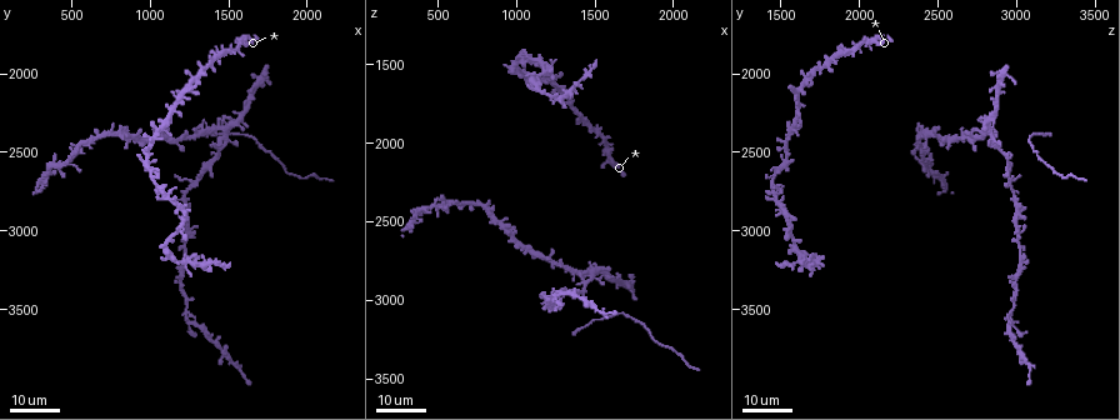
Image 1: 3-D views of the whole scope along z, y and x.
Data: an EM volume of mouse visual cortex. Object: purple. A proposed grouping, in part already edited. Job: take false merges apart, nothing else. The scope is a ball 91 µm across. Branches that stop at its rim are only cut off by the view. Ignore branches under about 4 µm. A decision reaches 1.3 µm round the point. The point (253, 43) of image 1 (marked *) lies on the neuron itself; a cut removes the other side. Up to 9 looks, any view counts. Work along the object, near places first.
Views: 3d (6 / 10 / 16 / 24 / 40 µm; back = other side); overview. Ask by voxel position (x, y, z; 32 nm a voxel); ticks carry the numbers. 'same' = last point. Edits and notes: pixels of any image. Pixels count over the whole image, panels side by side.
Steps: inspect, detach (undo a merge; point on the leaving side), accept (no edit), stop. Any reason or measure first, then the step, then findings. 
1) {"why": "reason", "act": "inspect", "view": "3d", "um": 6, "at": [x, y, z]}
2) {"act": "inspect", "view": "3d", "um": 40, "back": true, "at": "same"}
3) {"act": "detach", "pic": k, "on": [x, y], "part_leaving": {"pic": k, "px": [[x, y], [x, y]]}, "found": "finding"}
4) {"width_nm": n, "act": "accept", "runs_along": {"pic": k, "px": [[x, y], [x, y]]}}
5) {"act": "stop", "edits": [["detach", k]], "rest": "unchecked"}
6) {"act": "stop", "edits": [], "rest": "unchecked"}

{"why": "small branch off a trunk", "act": "inspect", "view": "3d", "um": 16, "at": [1500, 2420, 2860]}

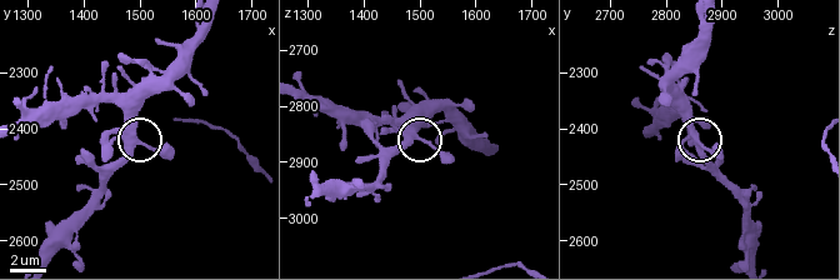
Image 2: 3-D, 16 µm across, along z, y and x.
{"act": "inspect", "view": "3d", "um": 10, "at": [1500, 2425, 2860]}

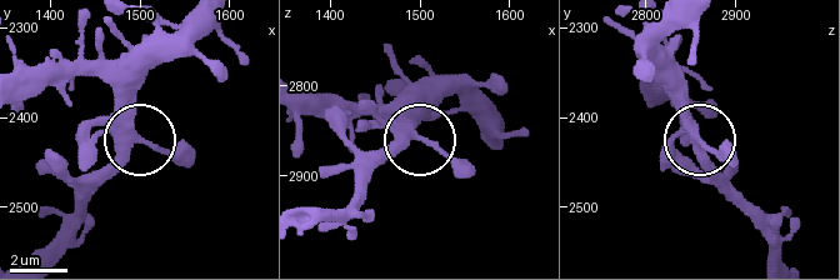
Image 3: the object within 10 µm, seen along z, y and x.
{"act": "inspect", "view": "3d", "um": 10, "back": true, "at": [1495, 2425, 2860]}

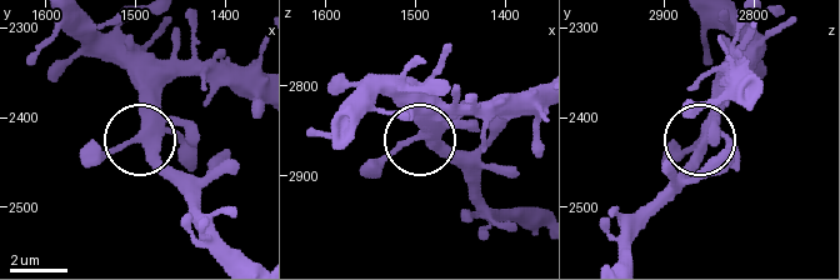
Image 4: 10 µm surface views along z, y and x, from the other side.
{"side_arm_um": 34, "act": "accept", "runs_along": {"pic": 4, "px": [[83, 25], [140, 98], [138, 138], [85, 148]]}, "found": "one neuron here"}

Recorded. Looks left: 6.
{"why": "four or more arms meet", "act": "inspect", "view": "3d", "um": 24, "at": [1260, 2680, 2940]}

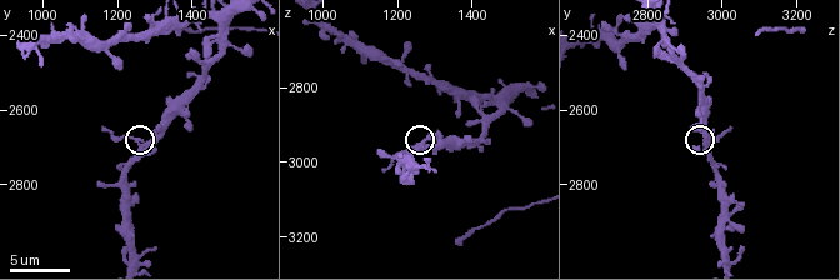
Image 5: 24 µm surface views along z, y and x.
{"act": "inspect", "view": "3d", "um": 10, "at": [1260, 2700, 2960]}

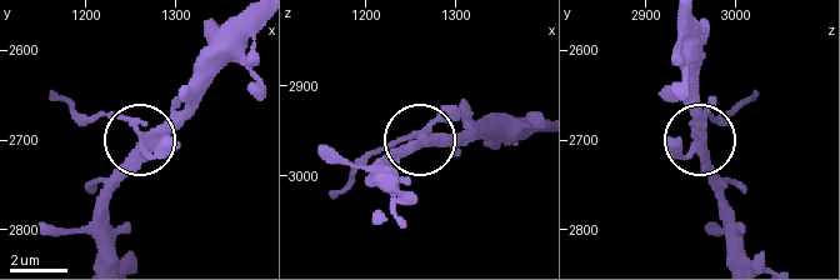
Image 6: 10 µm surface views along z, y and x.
{"act": "detach", "pic": 6, "on": [171, 143], "part_leaving": {"pic": 6, "px": [[141, 143], [120, 119], [76, 114], [50, 90]]}, "found": "a second neuron is stuck on"}

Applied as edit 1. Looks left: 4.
{"why": "three arms meet", "act": "inspect", "view": "3d", "um": 16, "at": [1500, 3800, 3040]}

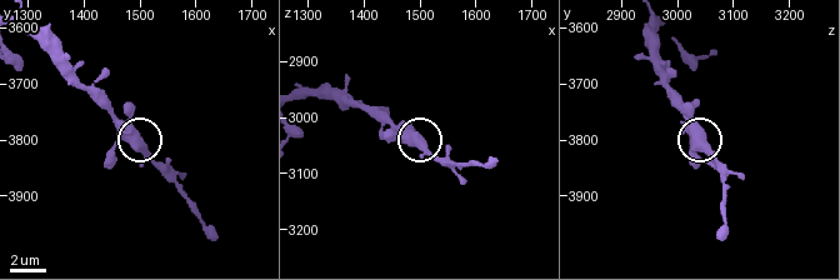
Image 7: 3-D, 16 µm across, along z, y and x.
{"act": "inspect", "view": "3d", "um": 6, "at": [1505, 3815, 3045]}

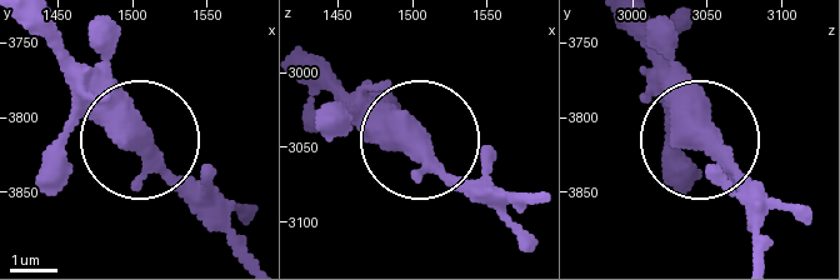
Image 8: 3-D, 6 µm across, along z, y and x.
{"act": "accept", "runs_along": {"pic": 8, "px": [[308, 59], [483, 194]]}, "found": "one neuron here"}

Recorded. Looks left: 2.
{"why": "four or more arms meet", "act": "inspect", "view": "3d", "um": 24, "at": [1260, 3600, 2960]}

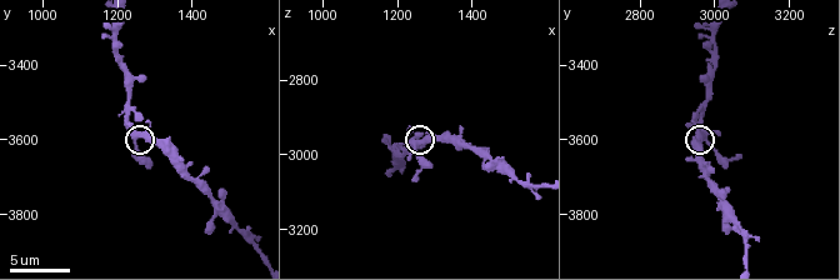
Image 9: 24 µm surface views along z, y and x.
{"act": "inspect", "view": "3d", "um": 6, "at": [1250, 3590, 2980]}

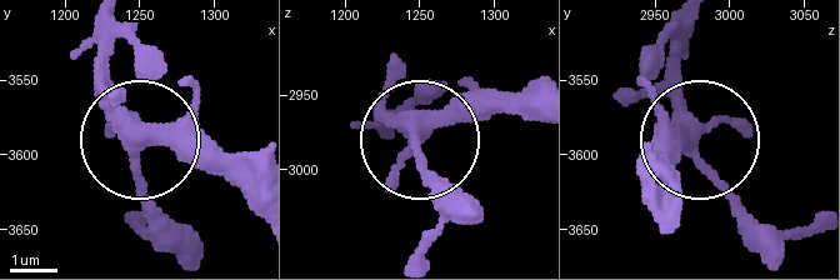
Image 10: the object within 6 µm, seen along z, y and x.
{"width_nm": 350, "act": "accept", "runs_along": {"pic": 10, "px": [[390, 135], [390, 115], [414, 139], [438, 219]]}, "found": "continuous, no second neuron"}

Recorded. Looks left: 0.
{"act": "stop", "edits": [["detach", 6]], "rest": "unchecked"}

